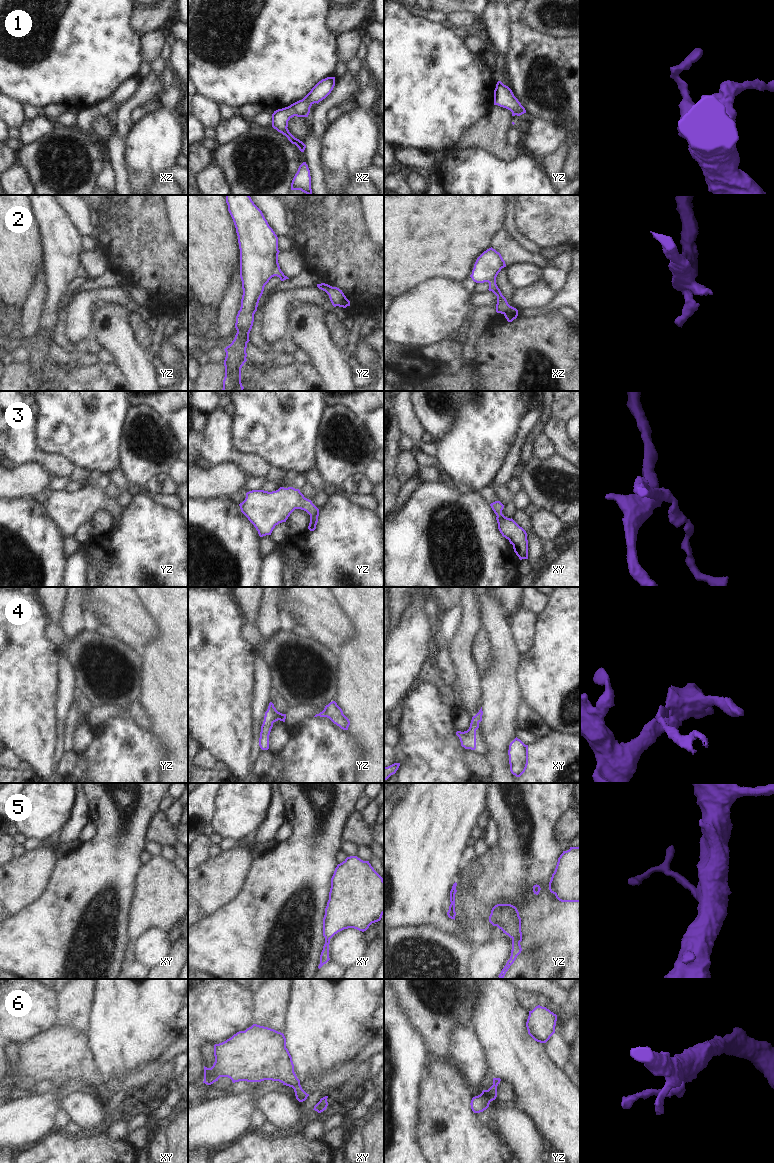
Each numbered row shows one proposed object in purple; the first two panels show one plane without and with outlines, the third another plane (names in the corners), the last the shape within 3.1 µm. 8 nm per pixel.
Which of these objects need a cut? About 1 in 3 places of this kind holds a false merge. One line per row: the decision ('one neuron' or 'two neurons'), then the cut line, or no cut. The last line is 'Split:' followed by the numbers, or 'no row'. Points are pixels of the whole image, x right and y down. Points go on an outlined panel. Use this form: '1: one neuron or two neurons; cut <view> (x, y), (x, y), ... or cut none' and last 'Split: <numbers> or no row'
1: one neuron; cut none
2: one neuron; cut none
3: one neuron; cut none
4: one neuron; cut none
5: one neuron; cut none
6: one neuron; cut none
Split: no row

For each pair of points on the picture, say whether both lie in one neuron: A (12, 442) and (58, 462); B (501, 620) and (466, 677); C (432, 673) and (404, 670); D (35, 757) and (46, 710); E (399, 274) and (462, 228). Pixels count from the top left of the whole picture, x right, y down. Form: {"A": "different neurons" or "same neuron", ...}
{"A": "same neuron", "B": "different neurons", "C": "different neurons", "D": "same neuron", "E": "same neuron"}

